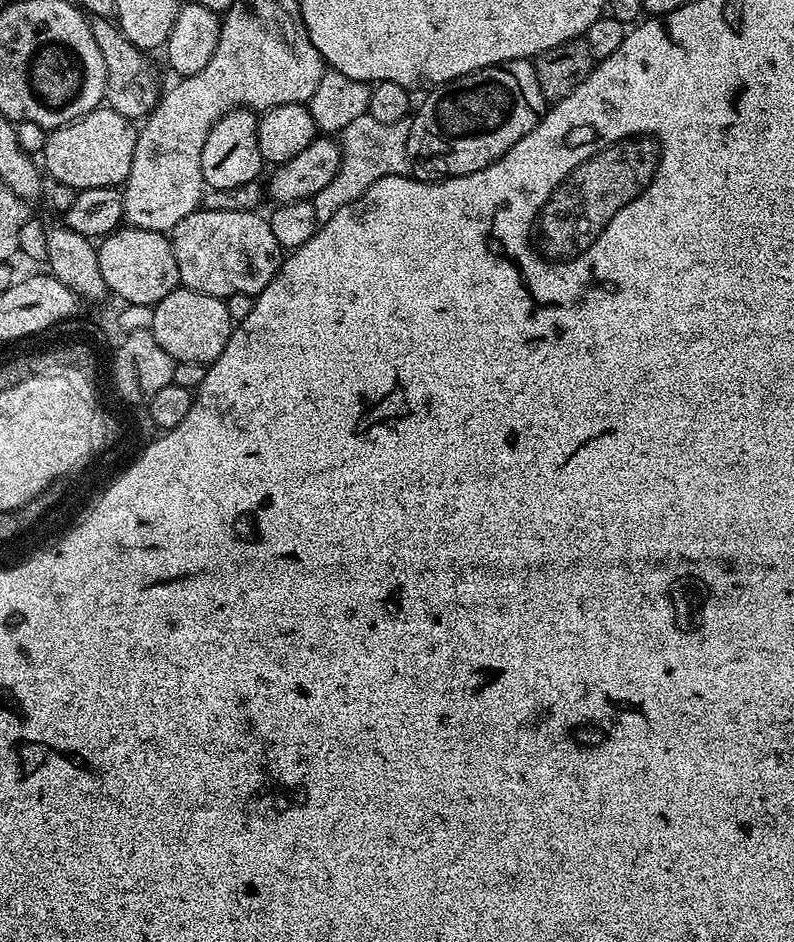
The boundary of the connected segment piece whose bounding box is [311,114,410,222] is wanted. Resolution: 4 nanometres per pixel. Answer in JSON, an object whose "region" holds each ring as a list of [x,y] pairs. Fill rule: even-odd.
{"region":[[[365,114],[354,118],[354,122],[350,122],[350,126],[339,133],[342,162],[338,166],[338,174],[334,174],[333,180],[323,190],[318,190],[318,194],[311,199],[317,221],[334,218],[334,214],[338,214],[342,206],[350,206],[350,202],[362,198],[362,194],[366,194],[366,190],[370,190],[374,182],[387,176],[409,175],[408,125],[408,120],[378,122],[378,118]]]}

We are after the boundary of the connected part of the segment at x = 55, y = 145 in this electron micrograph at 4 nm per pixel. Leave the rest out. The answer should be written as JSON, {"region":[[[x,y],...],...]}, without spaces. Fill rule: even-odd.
{"region":[[[98,107],[90,114],[48,132],[48,141],[44,144],[42,153],[43,171],[47,175],[49,172],[55,183],[77,190],[123,185],[134,162],[136,133],[133,121],[110,107]]]}

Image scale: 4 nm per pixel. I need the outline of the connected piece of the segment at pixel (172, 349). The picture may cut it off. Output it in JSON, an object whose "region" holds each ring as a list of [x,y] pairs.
{"region":[[[183,286],[175,288],[166,298],[162,298],[151,309],[150,330],[172,359],[177,362],[198,362],[205,366],[213,364],[226,350],[226,342],[232,336],[234,327],[230,310],[226,310],[224,300],[219,296],[202,294]]]}

